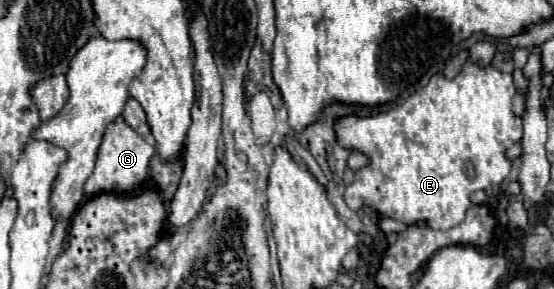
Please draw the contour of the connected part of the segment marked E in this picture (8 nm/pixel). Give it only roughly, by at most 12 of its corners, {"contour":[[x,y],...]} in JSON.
{"contour":[[467,61],[389,113],[339,119],[345,187],[459,225],[523,135],[509,73]]}

